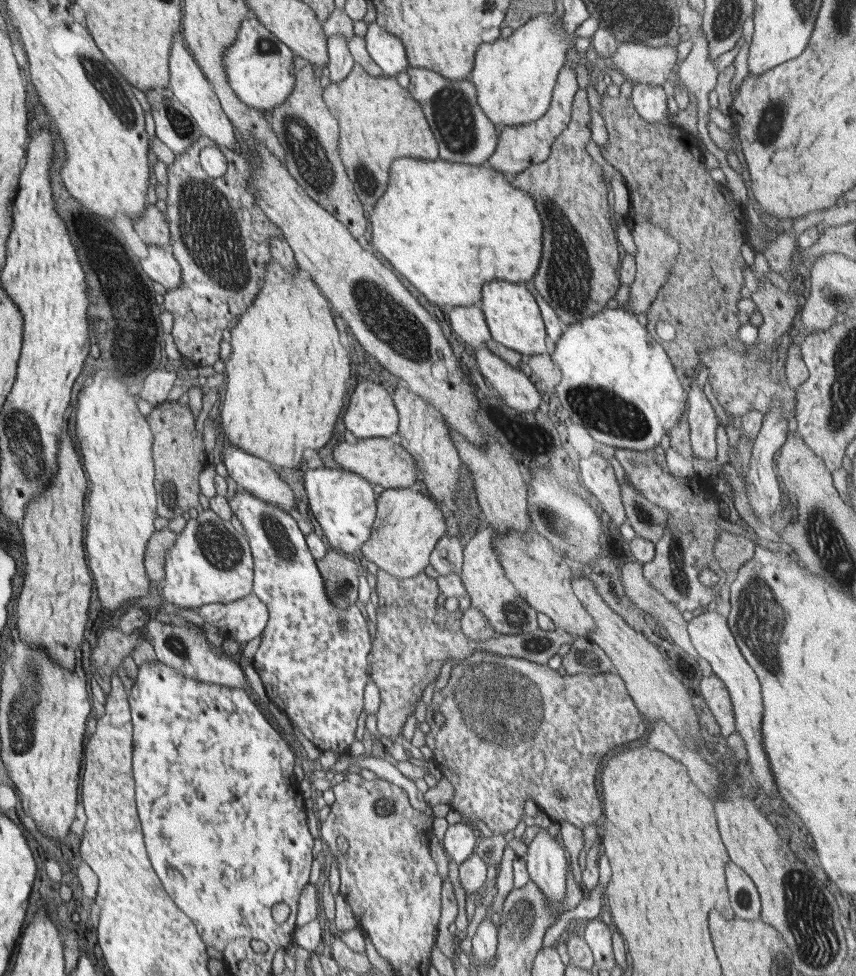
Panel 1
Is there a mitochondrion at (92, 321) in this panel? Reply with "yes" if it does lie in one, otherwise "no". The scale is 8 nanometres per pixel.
no

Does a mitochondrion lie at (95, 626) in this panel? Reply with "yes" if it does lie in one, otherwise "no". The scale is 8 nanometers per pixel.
no

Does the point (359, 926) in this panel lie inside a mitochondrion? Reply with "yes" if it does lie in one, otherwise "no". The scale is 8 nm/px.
no

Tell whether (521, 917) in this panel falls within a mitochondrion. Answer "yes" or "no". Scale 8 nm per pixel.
yes

